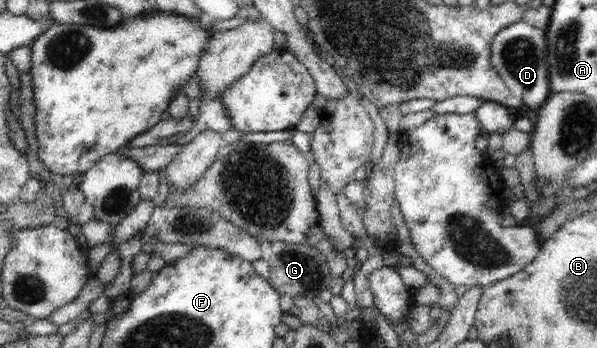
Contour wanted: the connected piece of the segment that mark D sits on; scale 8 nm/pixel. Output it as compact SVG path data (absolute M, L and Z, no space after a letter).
M523 20L501 29L491 44L490 62L493 69L511 93L519 97L529 109L540 109L552 93L547 53L546 30L537 29Z

